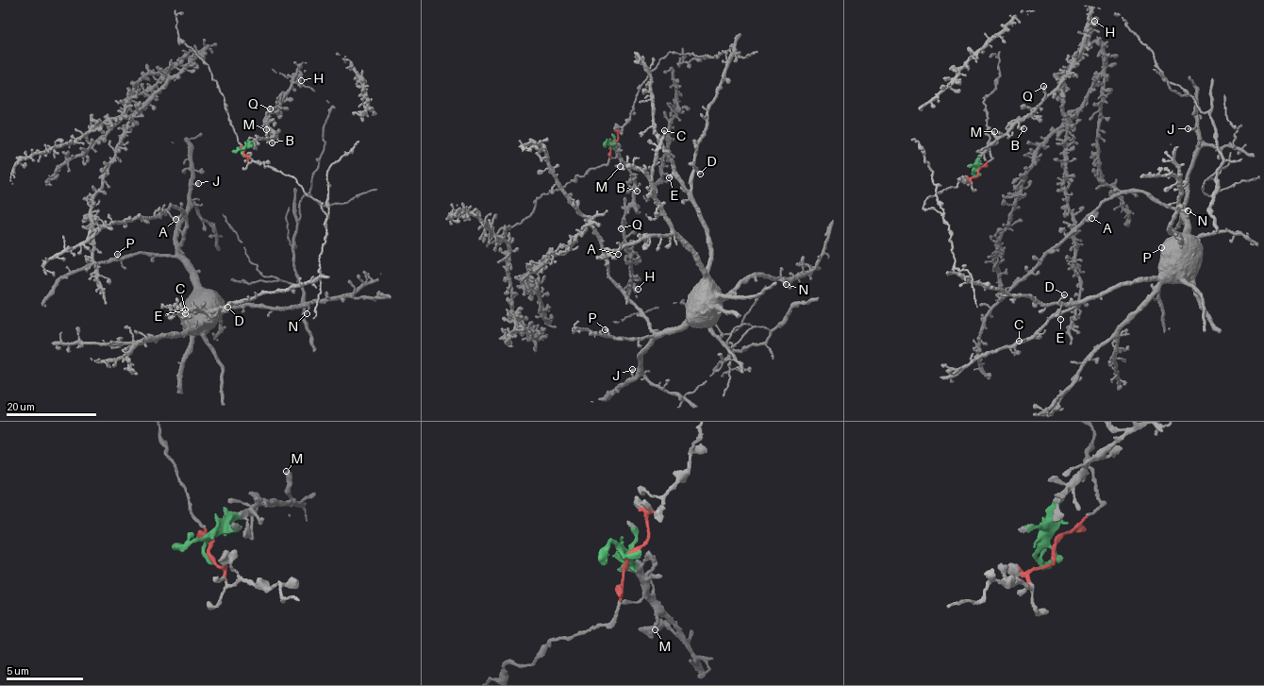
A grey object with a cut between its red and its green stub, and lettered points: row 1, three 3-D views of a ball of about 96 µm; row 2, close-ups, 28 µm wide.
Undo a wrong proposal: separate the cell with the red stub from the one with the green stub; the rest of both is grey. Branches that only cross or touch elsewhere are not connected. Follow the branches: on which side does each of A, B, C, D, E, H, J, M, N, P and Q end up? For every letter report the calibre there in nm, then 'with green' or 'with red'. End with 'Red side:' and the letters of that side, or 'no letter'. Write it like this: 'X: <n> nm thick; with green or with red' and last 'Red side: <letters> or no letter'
A: 500 nm thick; with red
B: 360 nm thick; with green
C: 320 nm thick; with red
D: 440 nm thick; with red
E: 200 nm thick; with red
H: 480 nm thick; with green
J: 440 nm thick; with red
M: 400 nm thick; with green
N: 400 nm thick; with red
P: 360 nm thick; with red
Q: 400 nm thick; with green
Red side: A, C, D, E, J, N, P

